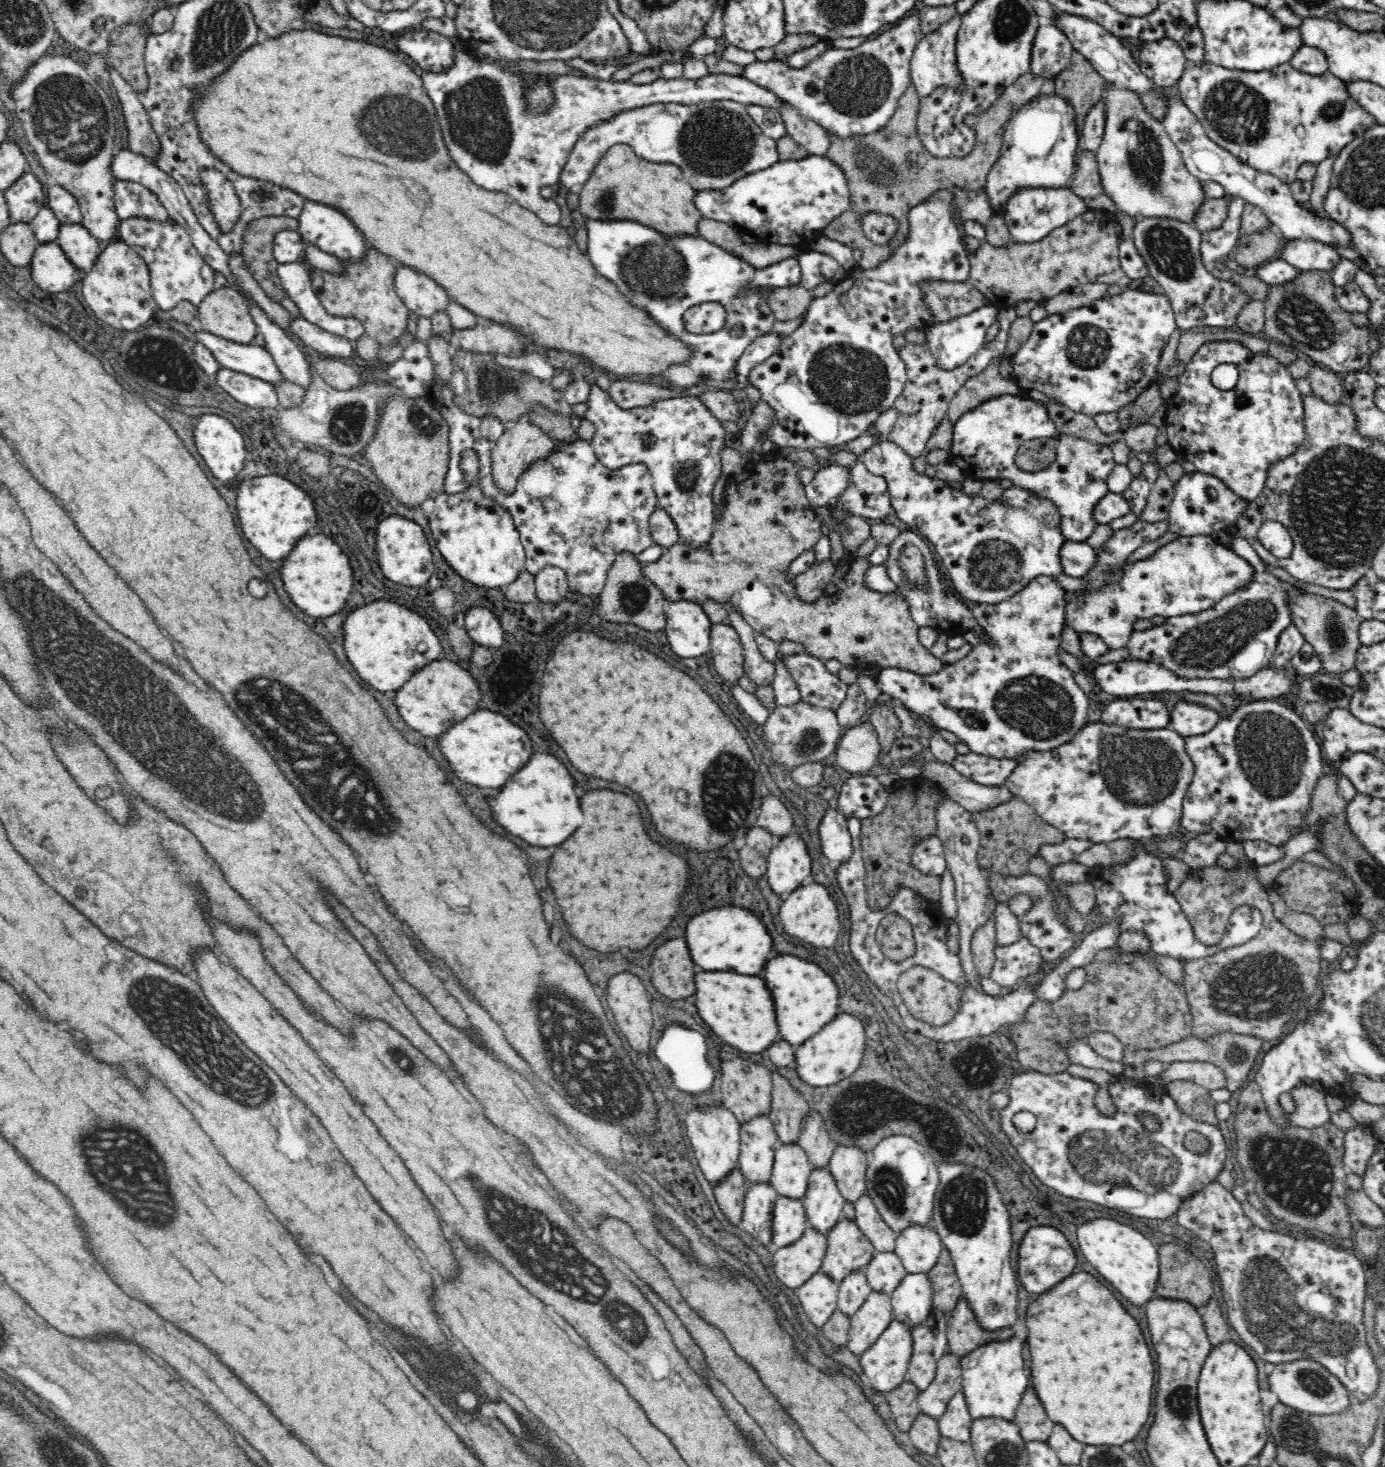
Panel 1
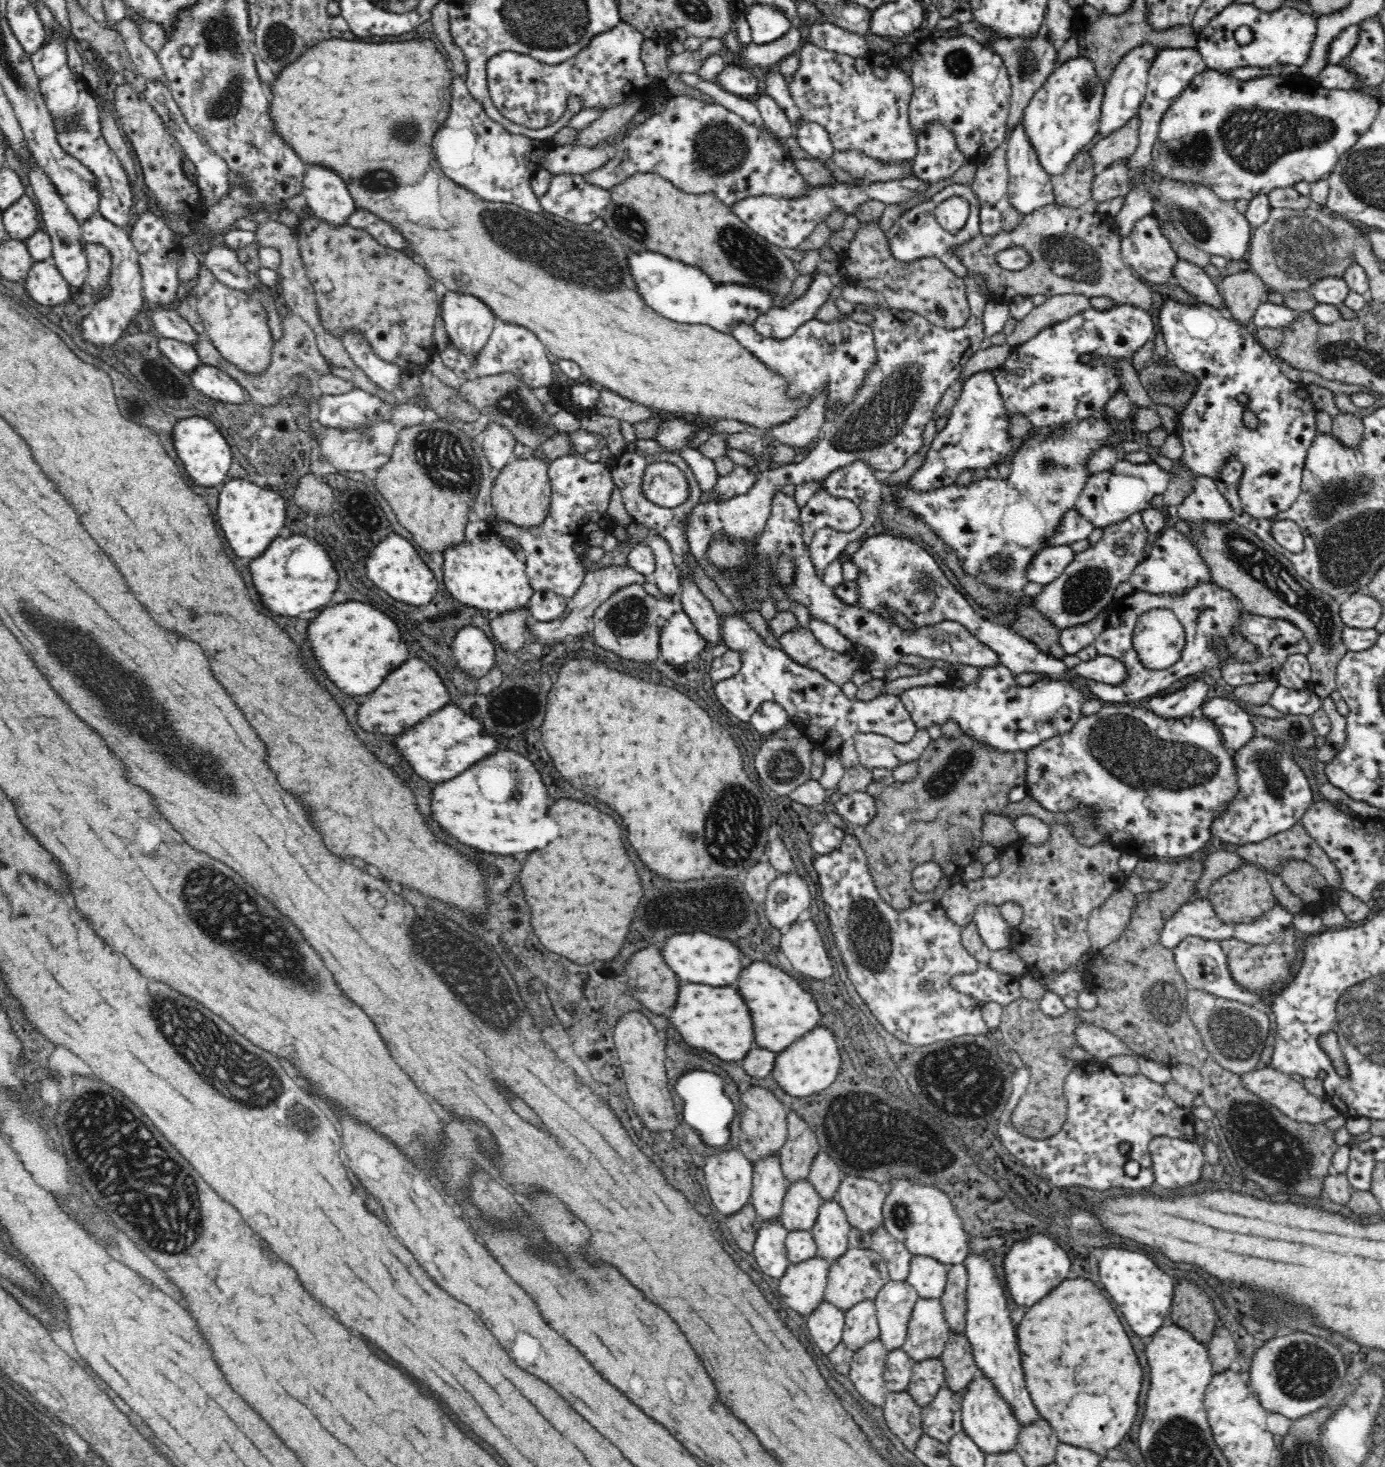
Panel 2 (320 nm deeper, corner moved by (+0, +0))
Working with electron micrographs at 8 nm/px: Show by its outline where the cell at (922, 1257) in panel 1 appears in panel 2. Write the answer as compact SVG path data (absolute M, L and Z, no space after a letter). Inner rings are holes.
M924 1255L913 1256L911 1262L906 1281L915 1288L919 1298L939 1300L946 1290L950 1267Z

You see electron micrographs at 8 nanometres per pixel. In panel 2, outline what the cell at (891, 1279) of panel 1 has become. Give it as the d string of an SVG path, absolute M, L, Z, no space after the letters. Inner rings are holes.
M891 1280L875 1298L879 1339L888 1352L900 1349L908 1336L908 1324L919 1295L910 1283Z

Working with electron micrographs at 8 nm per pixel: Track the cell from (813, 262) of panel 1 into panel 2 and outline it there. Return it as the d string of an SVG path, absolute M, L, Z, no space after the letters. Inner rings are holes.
M818 275L812 280L806 292L794 298L789 310L770 308L752 323L755 330L764 337L786 339L806 322L814 320L821 307L828 302L834 284L827 275Z

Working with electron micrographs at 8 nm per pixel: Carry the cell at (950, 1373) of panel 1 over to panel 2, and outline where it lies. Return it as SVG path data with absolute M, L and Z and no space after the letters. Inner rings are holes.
M941 1388L927 1407L921 1408L923 1432L947 1445L953 1436L963 1430L961 1408L963 1392Z

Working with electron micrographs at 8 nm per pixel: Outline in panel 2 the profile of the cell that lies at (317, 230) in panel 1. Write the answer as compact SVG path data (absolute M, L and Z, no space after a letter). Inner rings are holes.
M306 166L302 186L302 192L307 206L313 212L312 215L333 226L344 225L346 218L356 208L348 186L330 168Z

